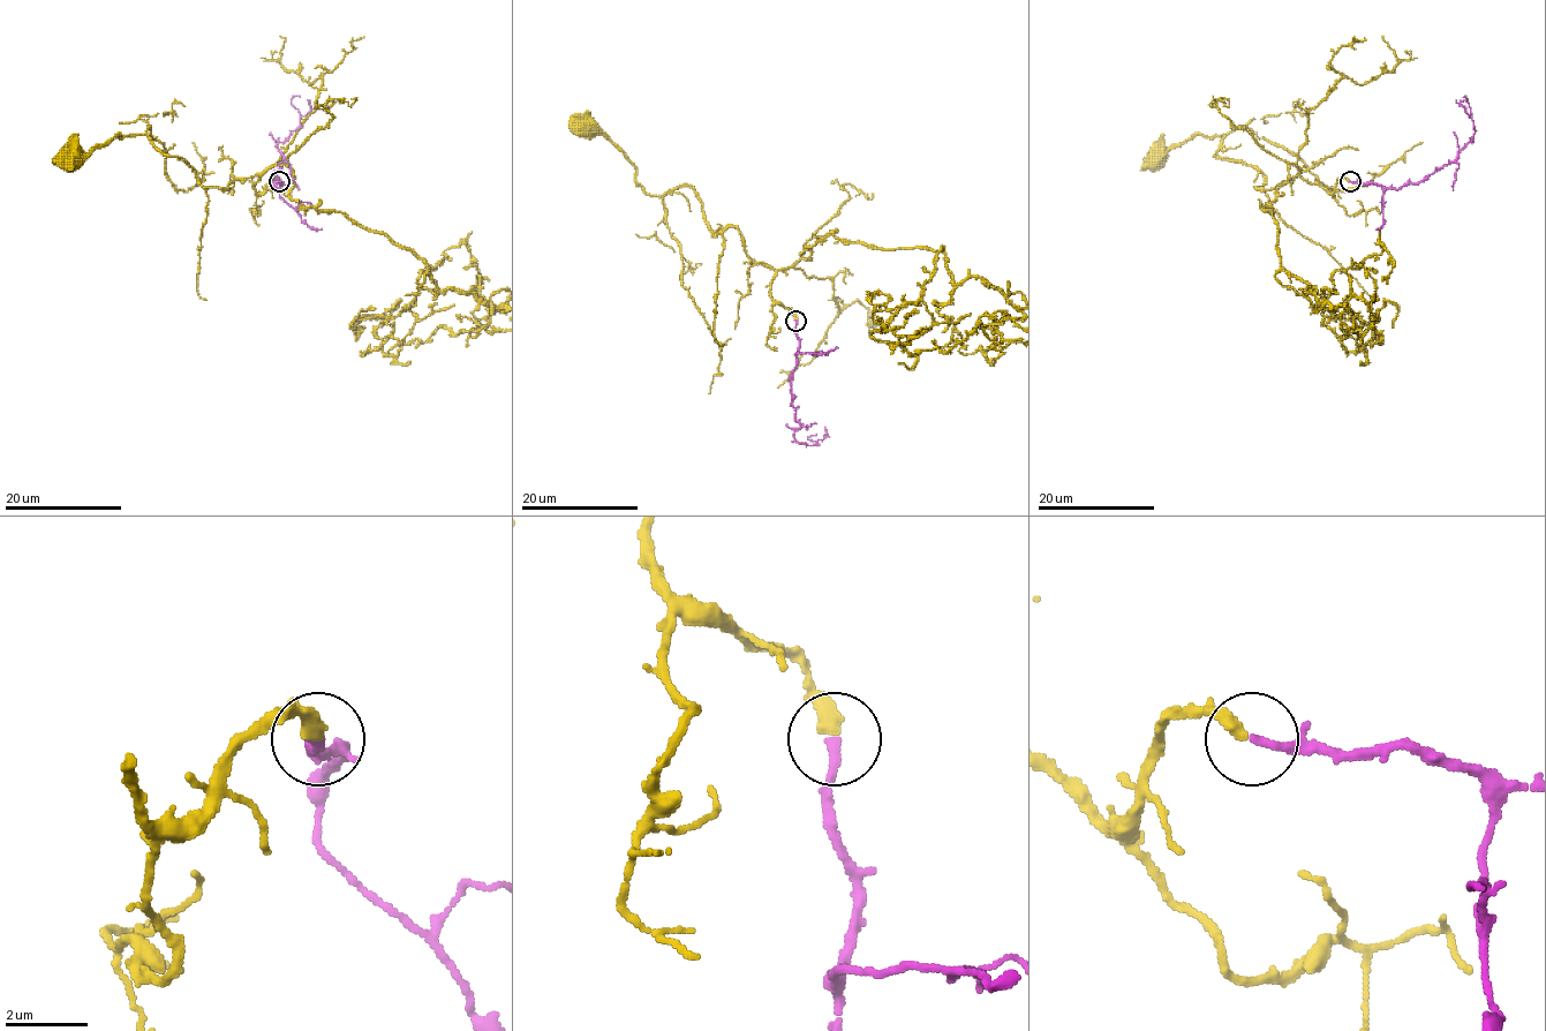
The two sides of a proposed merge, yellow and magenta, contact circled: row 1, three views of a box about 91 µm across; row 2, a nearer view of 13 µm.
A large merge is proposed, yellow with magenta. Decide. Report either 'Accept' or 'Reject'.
Accept

